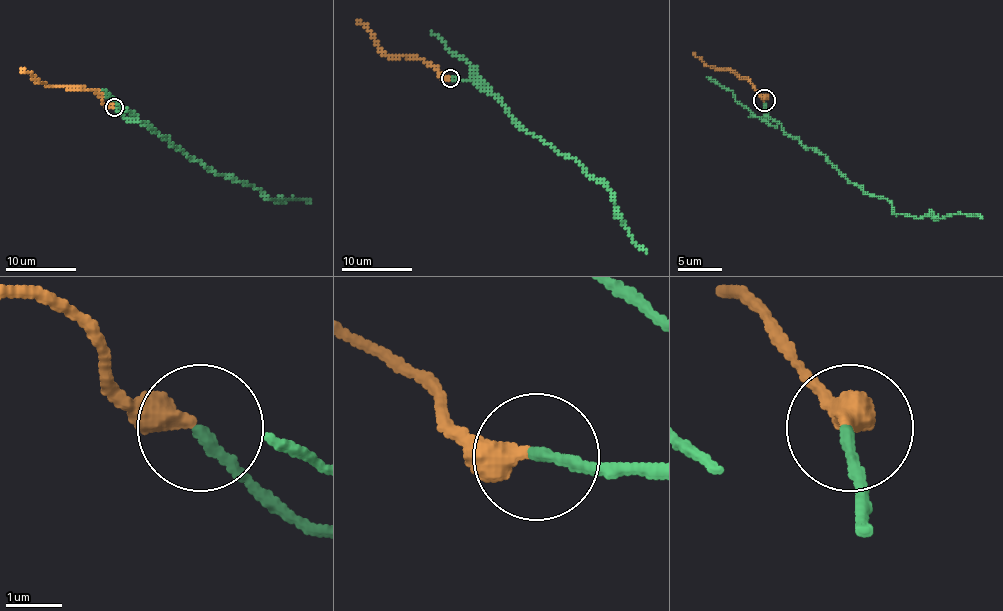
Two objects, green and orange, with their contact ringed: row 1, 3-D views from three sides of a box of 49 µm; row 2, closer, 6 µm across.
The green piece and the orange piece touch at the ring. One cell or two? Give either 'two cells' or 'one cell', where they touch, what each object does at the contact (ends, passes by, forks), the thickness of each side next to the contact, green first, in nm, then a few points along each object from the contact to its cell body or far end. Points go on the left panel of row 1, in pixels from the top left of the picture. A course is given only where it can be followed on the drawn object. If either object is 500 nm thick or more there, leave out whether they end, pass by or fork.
two cells; at (114, 107); green ends there; orange ends there; 220 nm thick on the green side, 440 nm on the other; green runs (114, 107), (217, 173), (253, 186), (277, 202), (293, 198), (309, 202); orange runs (114, 107), (108, 107), (98, 92), (50, 87), (22, 71)

